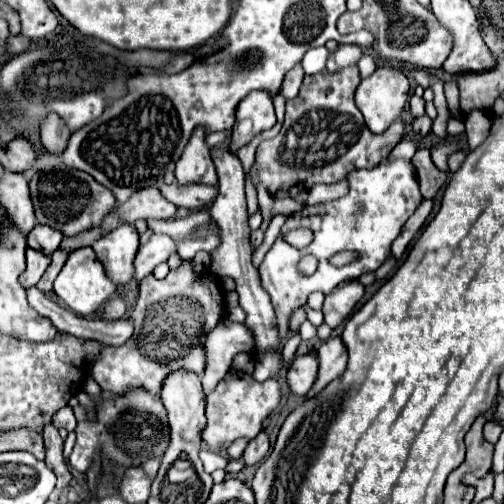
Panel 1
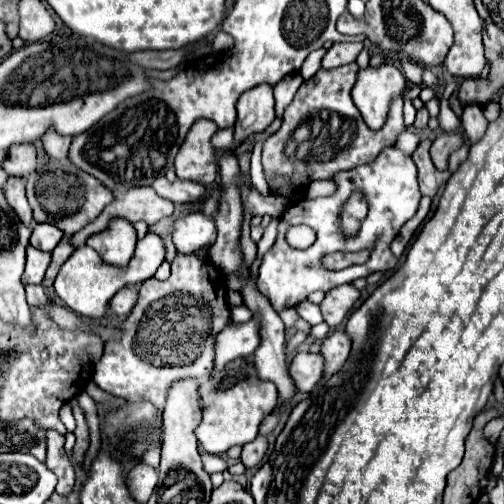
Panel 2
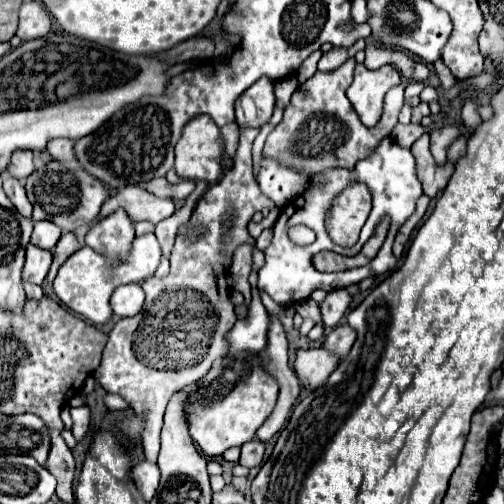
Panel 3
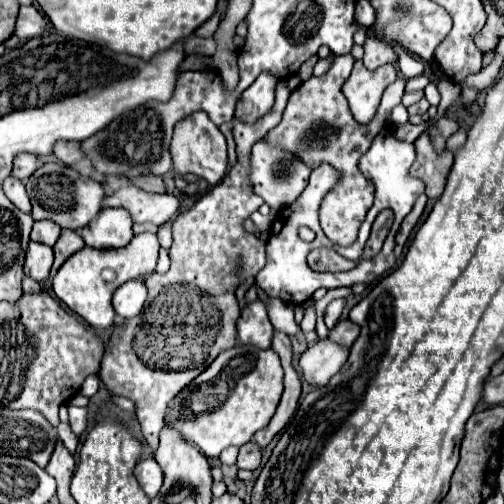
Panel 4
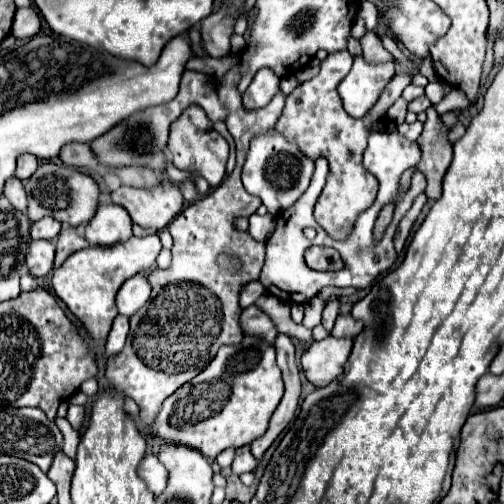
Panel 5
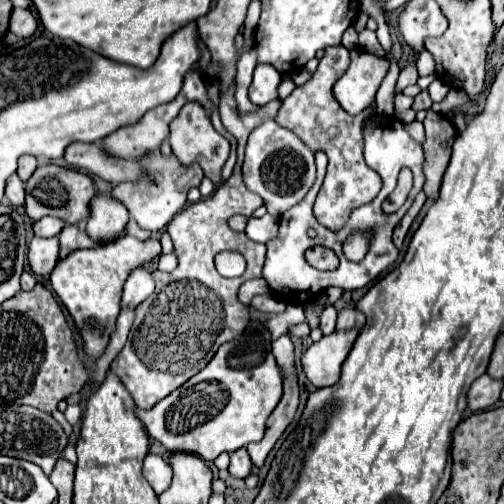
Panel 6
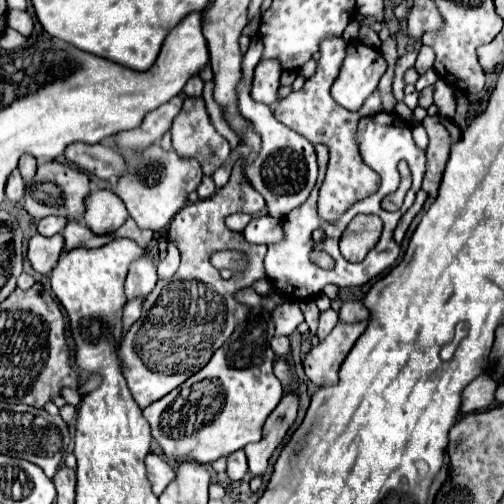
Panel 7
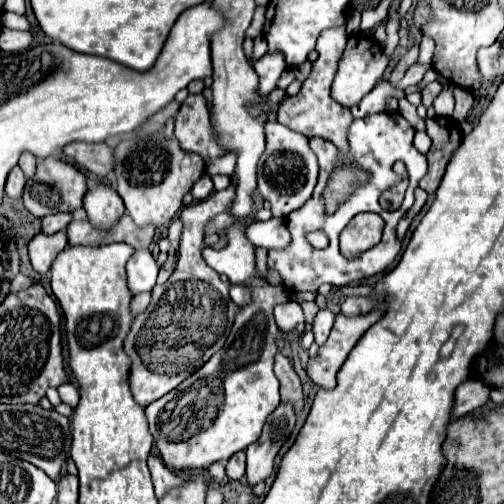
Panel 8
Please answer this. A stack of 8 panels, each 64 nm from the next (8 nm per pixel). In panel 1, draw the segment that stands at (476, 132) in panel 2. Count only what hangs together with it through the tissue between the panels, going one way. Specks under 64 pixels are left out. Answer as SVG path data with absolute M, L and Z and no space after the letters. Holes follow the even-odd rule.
M472 110L472 112L464 118L464 124L466 124L468 146L470 146L470 150L474 150L474 148L478 148L478 146L482 144L482 140L488 136L492 120L490 120L484 112Z

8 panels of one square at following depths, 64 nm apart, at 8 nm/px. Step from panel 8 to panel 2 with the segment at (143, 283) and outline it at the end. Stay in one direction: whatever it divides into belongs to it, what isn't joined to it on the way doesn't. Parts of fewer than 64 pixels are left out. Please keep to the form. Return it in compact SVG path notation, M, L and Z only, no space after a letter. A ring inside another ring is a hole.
M124 286L122 290L118 290L114 294L114 298L110 300L110 310L118 316L118 318L124 318L132 312L134 304L138 300L138 290L134 286Z

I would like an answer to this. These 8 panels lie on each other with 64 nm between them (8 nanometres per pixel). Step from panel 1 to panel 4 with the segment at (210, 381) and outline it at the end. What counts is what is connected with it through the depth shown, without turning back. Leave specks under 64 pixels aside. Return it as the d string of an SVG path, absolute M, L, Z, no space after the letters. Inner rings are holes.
M260 300L250 302L236 324L238 344L252 344L256 348L268 348L272 340L272 324L268 320L266 306Z

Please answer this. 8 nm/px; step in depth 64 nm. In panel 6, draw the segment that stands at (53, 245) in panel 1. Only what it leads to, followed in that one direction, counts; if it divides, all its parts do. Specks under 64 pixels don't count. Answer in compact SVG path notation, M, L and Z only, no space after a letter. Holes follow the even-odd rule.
M44 216L38 222L34 222L34 234L40 236L40 238L58 236L62 228L64 228L64 220L54 218L54 216Z

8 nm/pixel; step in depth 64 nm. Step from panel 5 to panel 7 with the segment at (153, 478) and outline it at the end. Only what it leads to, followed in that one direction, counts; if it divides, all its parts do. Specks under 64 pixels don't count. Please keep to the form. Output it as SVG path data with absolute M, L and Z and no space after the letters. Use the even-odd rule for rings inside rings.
M156 454L146 456L146 472L148 472L148 480L150 480L156 496L160 496L176 476L174 468L164 458L160 458Z

